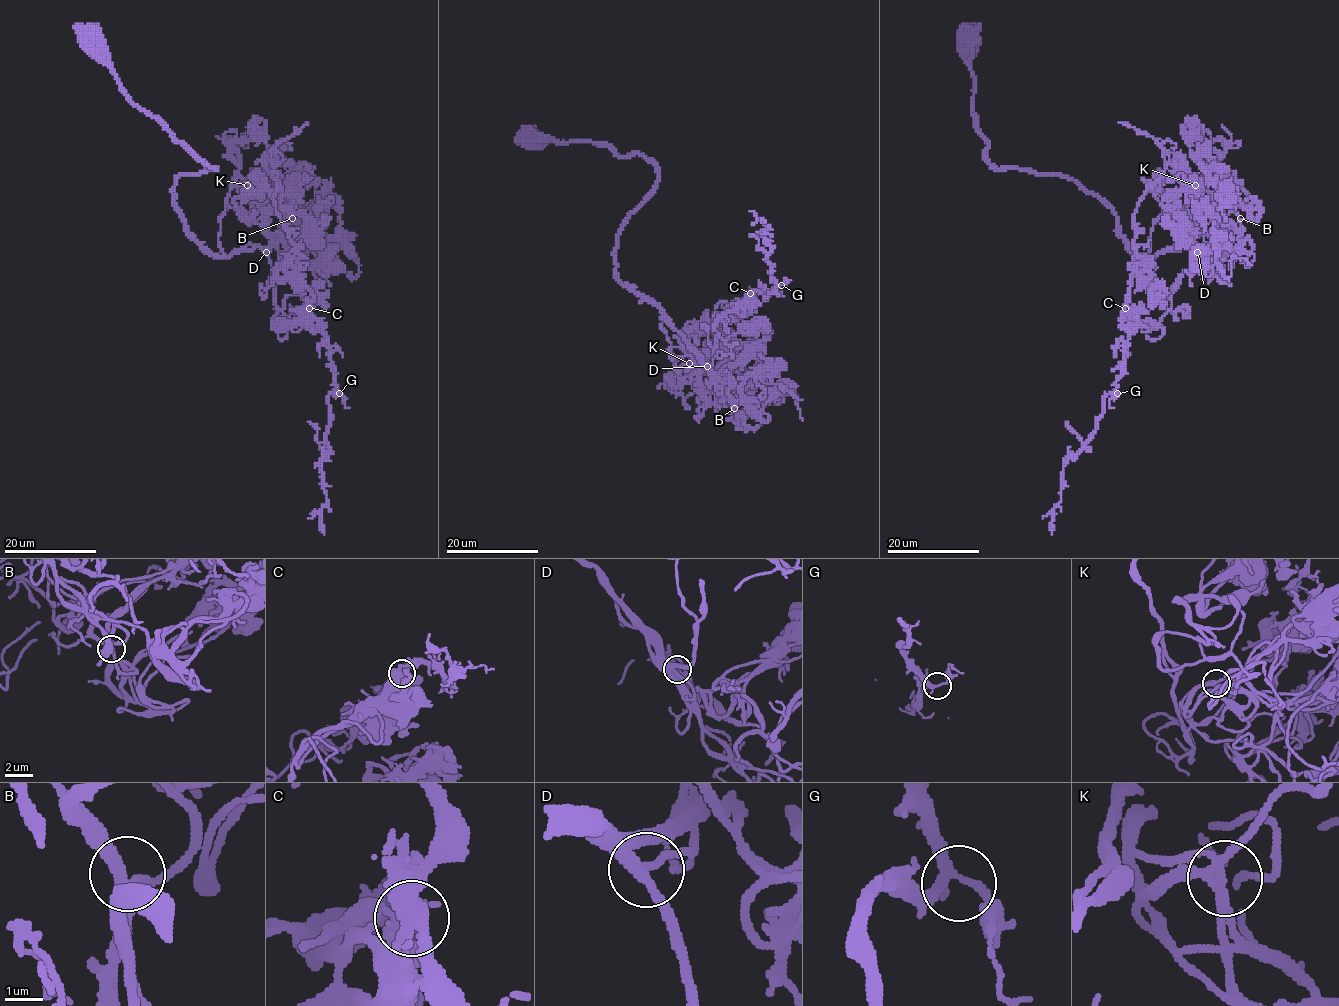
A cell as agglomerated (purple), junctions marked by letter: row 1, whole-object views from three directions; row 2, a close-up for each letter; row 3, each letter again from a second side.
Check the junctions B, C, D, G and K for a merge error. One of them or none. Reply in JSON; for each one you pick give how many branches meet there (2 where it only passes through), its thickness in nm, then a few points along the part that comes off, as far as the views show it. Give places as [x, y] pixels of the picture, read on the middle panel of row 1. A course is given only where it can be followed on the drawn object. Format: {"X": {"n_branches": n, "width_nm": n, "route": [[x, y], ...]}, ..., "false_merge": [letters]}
{"C": {"n_branches": 3, "width_nm": 420, "route": [[750, 293], [759, 290], [766, 297], [779, 285], [769, 274], [771, 246], [763, 232], [768, 229], [765, 221]]}, "false_merge": ["C"]}

